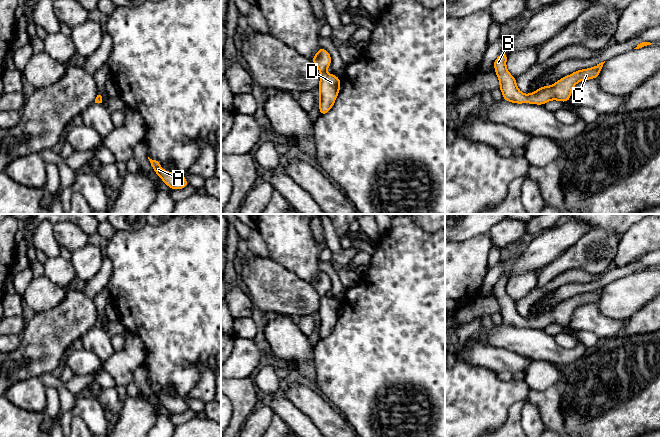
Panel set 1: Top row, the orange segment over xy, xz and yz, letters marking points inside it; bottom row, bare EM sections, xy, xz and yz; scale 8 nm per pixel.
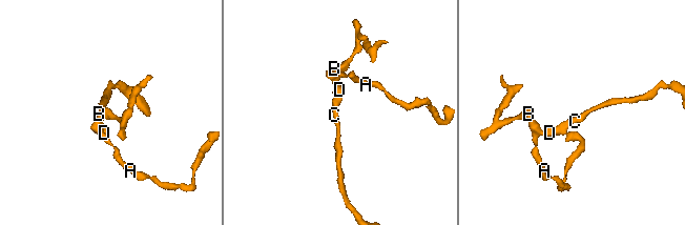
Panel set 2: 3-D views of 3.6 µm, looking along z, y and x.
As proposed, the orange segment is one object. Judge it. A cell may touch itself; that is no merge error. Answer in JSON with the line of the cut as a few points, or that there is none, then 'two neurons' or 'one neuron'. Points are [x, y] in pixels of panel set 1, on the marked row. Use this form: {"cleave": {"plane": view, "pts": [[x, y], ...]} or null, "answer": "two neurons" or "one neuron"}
{"cleave": null, "answer": "one neuron"}

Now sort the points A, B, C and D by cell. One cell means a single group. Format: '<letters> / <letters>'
A B C D

